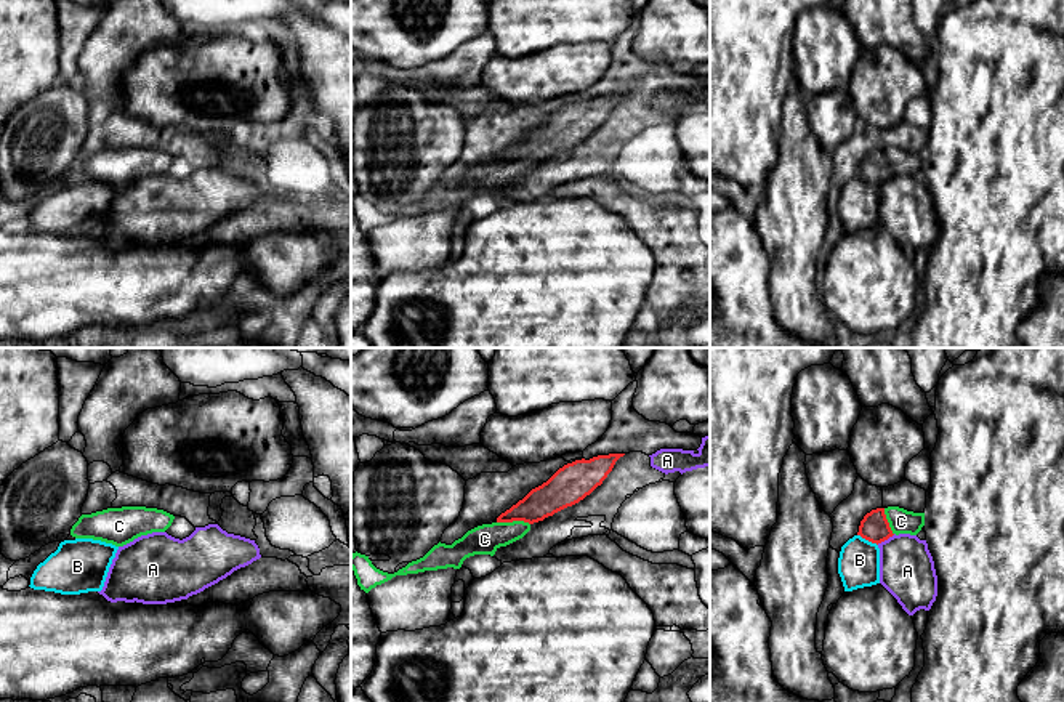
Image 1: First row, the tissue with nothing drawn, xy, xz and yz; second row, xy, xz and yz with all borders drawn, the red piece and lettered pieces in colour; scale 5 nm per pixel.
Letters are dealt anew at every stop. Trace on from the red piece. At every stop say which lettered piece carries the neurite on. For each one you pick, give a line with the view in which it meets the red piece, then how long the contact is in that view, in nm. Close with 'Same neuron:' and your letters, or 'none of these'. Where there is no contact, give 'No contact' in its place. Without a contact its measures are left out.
C: Touches red in xz. Shared border 170 nm
Same neuron: C

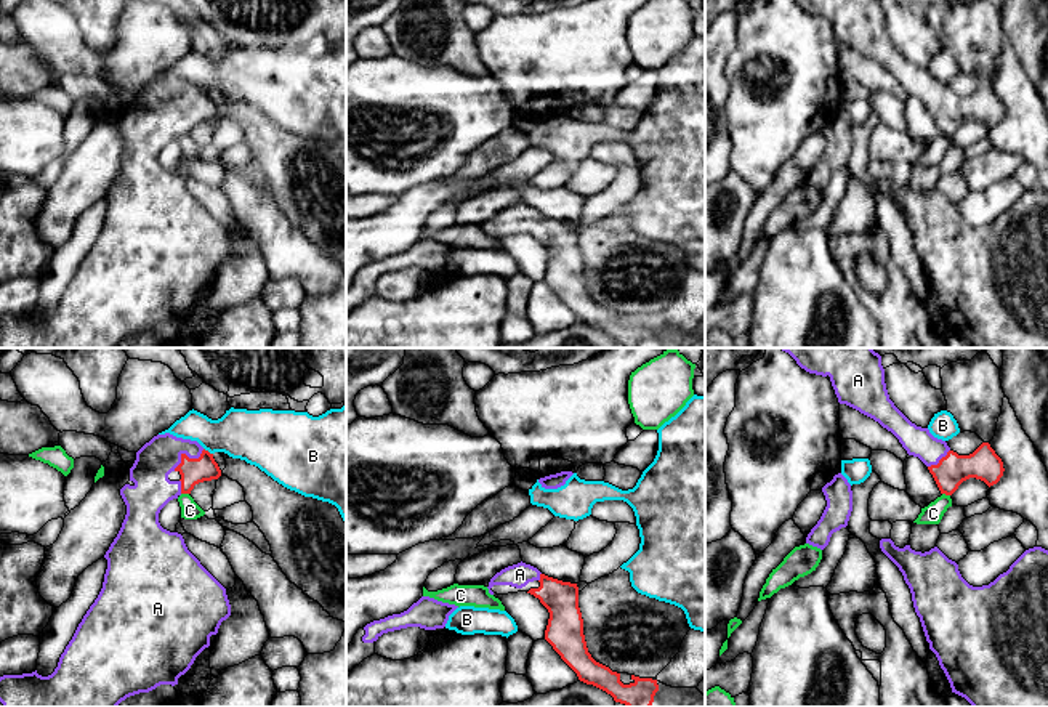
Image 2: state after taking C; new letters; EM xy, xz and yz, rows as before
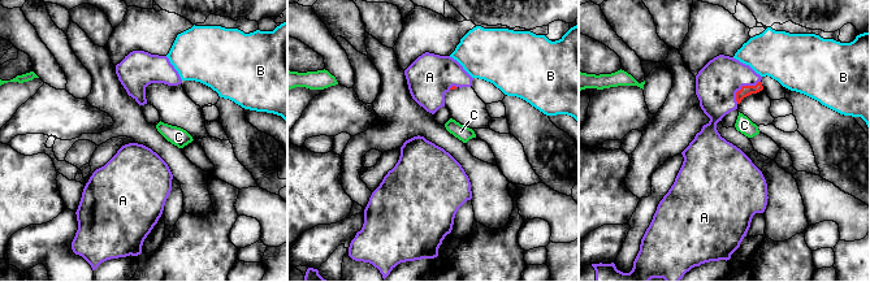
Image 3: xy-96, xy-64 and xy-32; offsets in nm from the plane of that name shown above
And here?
A: Touches red in xy. Shared border 190 nm
Same neuron: A

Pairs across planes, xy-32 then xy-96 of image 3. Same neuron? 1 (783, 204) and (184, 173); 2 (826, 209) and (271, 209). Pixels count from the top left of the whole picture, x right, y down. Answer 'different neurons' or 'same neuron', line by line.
1: same neuron
2: same neuron

